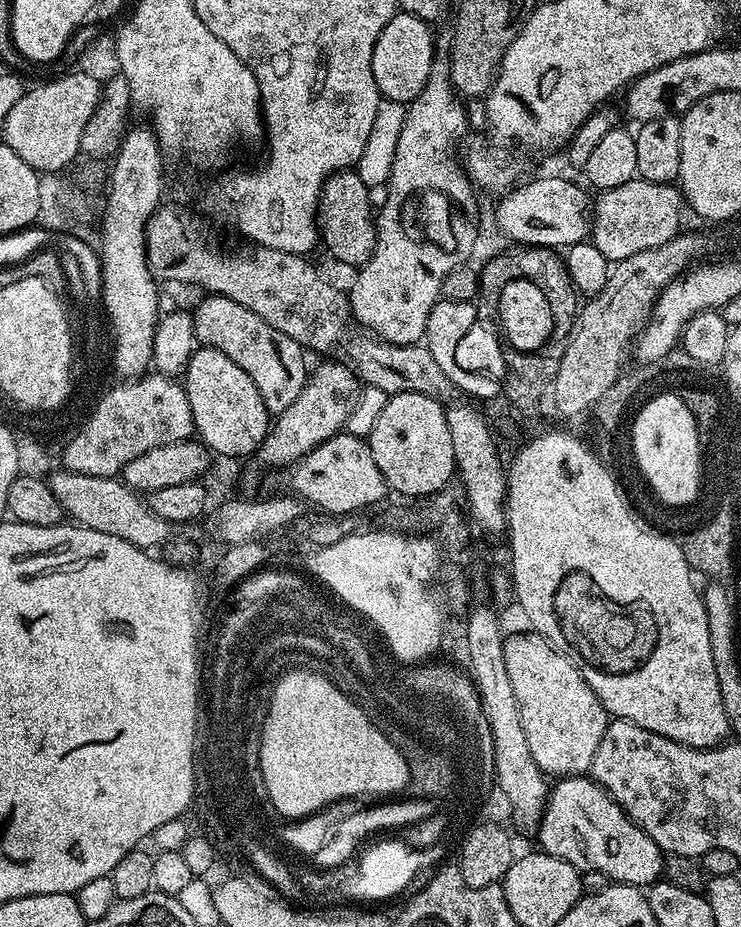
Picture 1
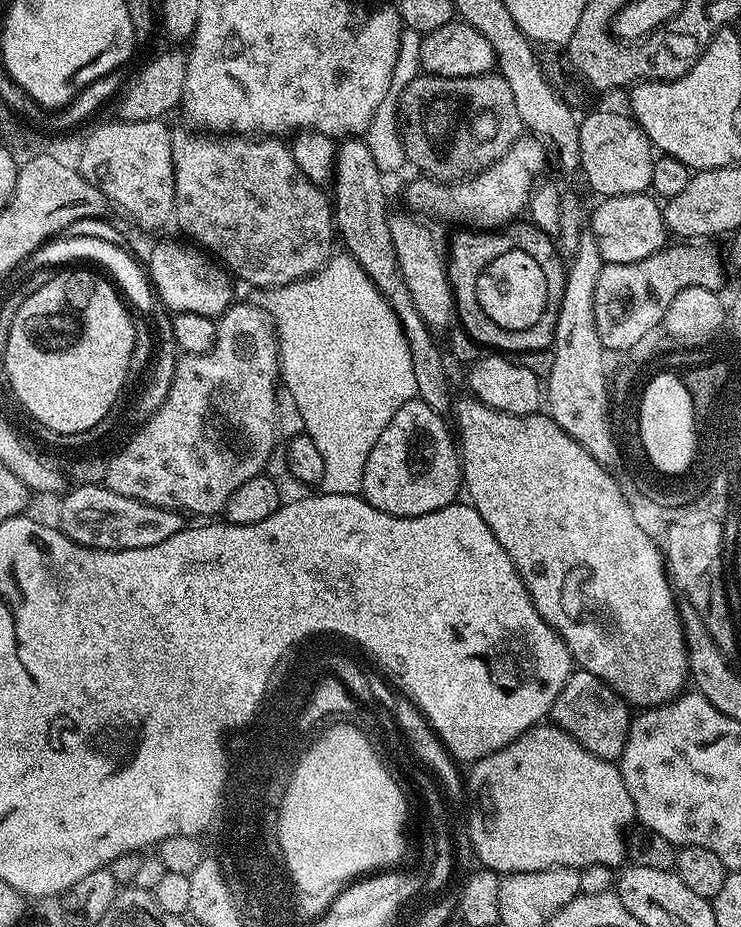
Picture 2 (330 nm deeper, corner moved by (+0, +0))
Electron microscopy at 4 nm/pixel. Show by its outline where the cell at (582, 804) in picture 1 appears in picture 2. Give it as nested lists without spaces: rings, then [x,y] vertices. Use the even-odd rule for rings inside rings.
[[[537,724],[502,750],[475,761],[471,768],[472,773],[466,776],[467,791],[472,791],[468,836],[483,867],[507,874],[554,867],[579,870],[591,864],[616,870],[625,863],[626,837],[636,820],[636,811],[619,767],[590,754],[555,724]]]

